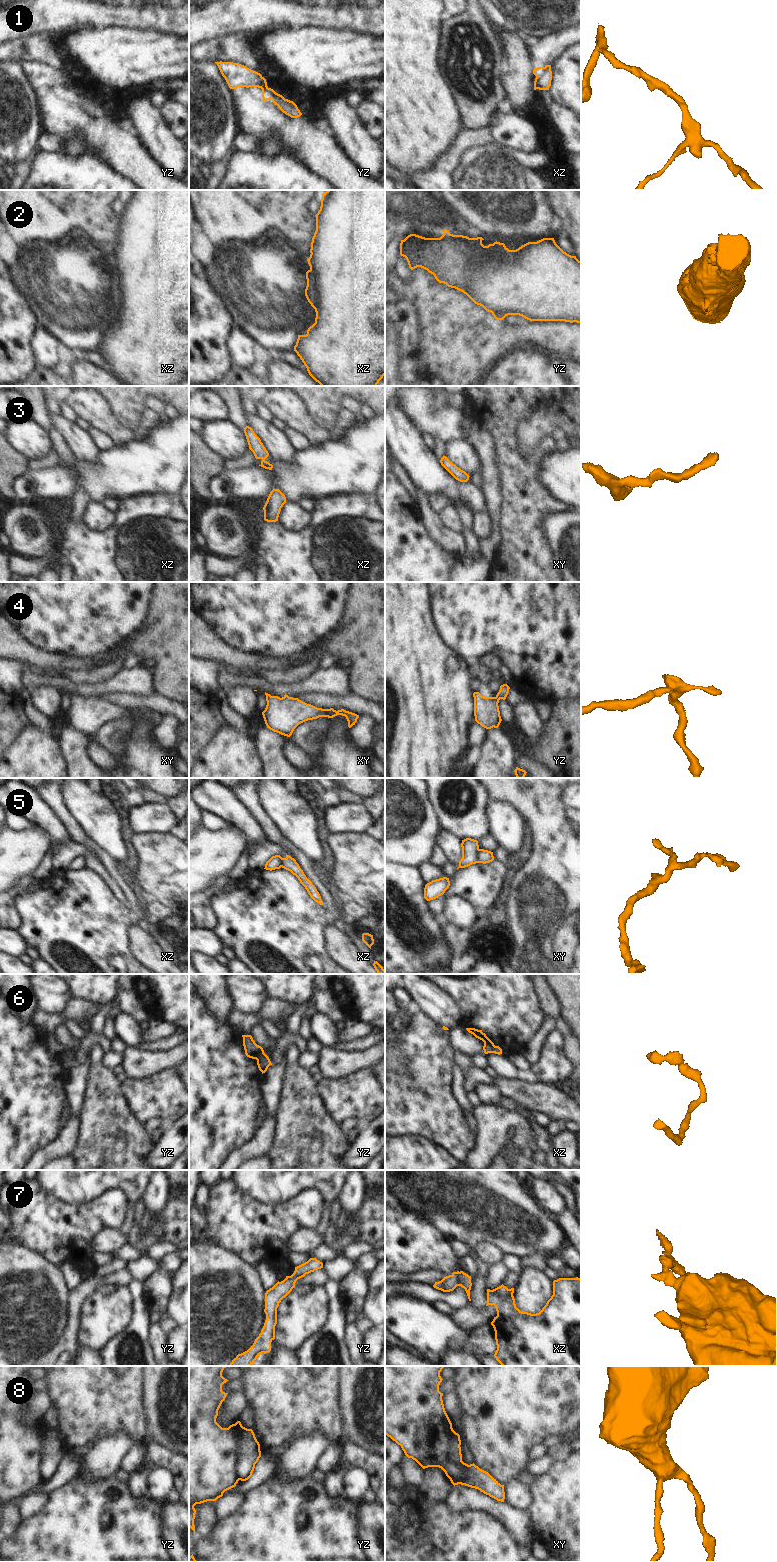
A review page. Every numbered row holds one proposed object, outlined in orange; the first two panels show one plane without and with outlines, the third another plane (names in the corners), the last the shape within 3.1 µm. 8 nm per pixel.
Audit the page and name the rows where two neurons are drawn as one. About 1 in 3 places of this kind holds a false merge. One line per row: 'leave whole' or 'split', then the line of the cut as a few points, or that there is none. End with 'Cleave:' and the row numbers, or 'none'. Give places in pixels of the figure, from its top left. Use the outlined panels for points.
1: leave whole; cut none
2: leave whole; cut none
3: leave whole; cut none
4: leave whole; cut none
5: split; cut xy (479, 849), (477, 862)
6: split; cut xz (484, 1042), (492, 1043)
7: split; cut xz (460, 1272), (457, 1278), (457, 1285)
8: split; cut yz (244, 1427), (240, 1430), (238, 1439), (236, 1476), (239, 1479)
Cleave: 5, 6, 7, 8

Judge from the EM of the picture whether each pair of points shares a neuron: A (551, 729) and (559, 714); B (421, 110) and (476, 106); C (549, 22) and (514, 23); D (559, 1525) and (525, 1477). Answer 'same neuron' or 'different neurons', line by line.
A: same neuron
B: different neurons
C: same neuron
D: different neurons

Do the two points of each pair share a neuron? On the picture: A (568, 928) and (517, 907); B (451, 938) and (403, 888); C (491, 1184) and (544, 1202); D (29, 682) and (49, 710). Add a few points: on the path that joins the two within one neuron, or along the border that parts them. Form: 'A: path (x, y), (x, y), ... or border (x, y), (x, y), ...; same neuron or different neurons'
A: border (568, 919), (557, 929), (552, 939); different neurons
B: border (442, 920), (442, 935), (450, 950); different neurons
C: border (530, 1191), (531, 1197), (544, 1211); different neurons
D: border (56, 688), (35, 686), (28, 690); different neurons

